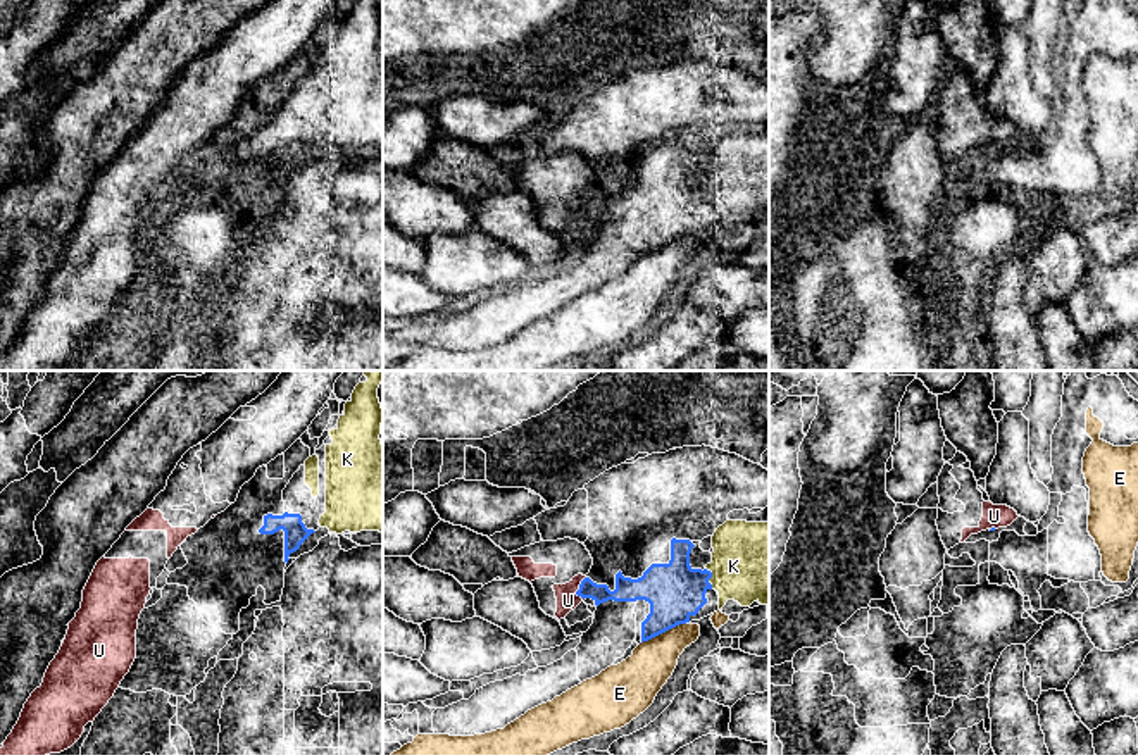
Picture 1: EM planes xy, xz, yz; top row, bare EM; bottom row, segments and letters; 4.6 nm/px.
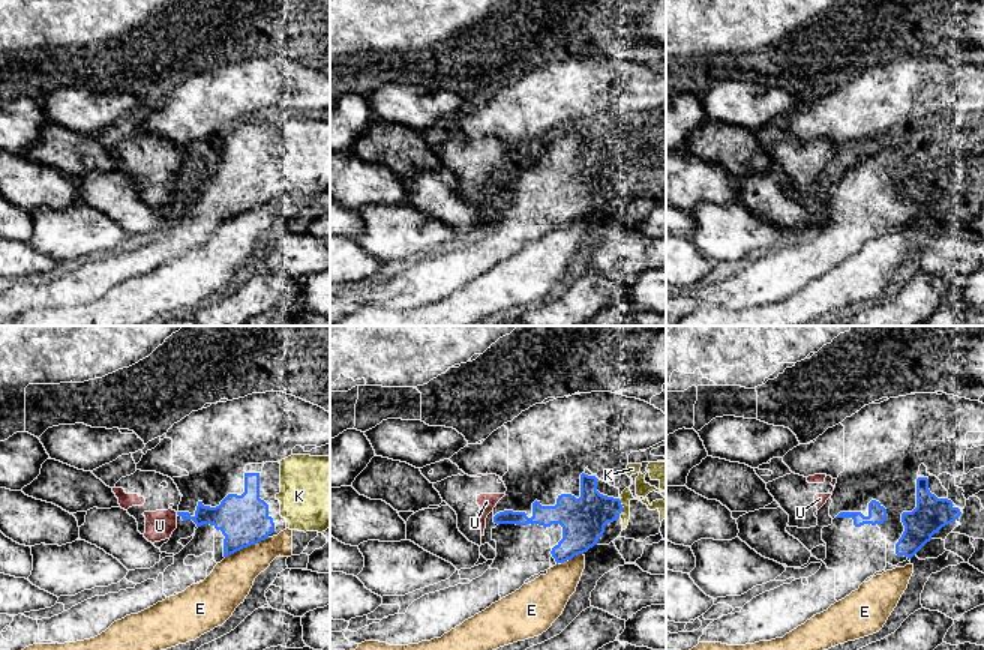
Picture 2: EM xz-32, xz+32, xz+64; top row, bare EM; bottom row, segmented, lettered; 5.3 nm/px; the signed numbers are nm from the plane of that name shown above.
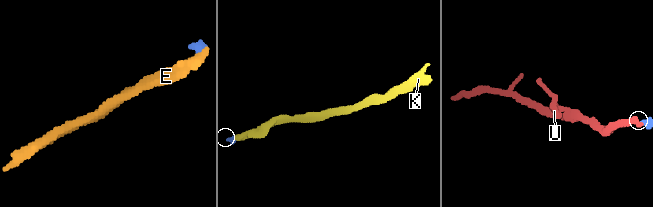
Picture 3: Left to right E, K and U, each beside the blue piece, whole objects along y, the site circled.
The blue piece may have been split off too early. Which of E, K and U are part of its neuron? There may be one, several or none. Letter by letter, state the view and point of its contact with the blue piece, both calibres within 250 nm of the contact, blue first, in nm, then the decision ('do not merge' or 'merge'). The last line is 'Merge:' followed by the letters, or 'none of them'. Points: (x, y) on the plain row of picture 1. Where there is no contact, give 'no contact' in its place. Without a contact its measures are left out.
E: xz (664, 245) | 260/220 nm | do not merge
K: xz (709, 192) | 260/360 nm | do not merge
U: xz (580, 202) | 110/100 nm | do not merge
Merge: none of them

